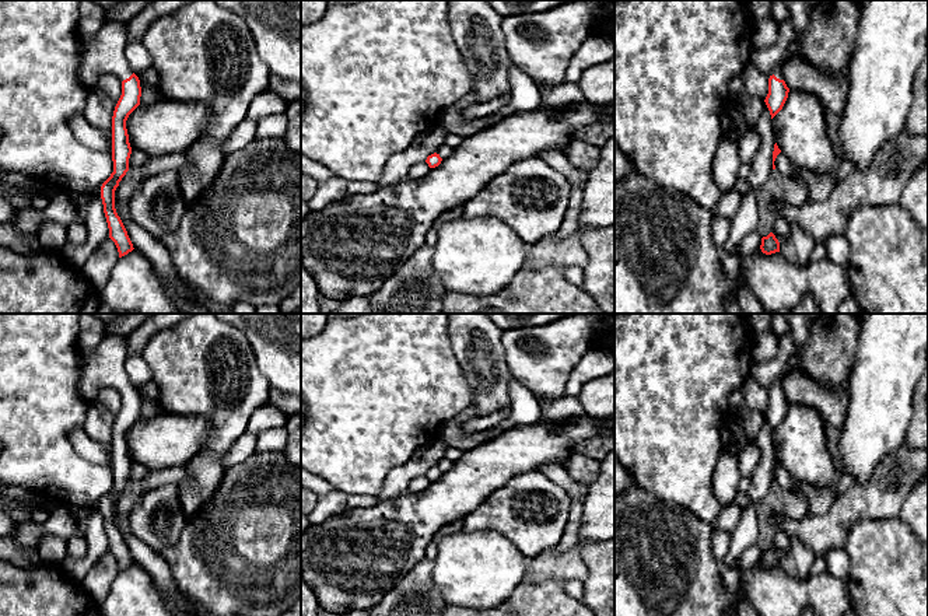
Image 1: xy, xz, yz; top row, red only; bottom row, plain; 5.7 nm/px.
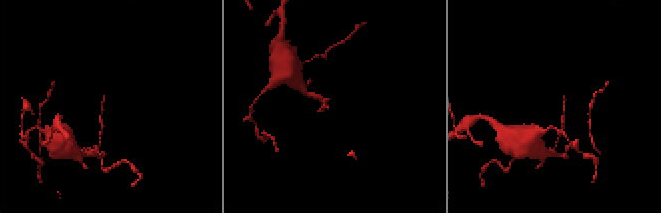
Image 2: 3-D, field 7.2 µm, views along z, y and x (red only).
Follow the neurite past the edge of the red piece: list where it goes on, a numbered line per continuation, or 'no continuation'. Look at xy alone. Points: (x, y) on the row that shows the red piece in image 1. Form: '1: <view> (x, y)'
1: xy (105, 53)

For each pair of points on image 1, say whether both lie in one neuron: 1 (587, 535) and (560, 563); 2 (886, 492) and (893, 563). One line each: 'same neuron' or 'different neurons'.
1: same neuron
2: different neurons

